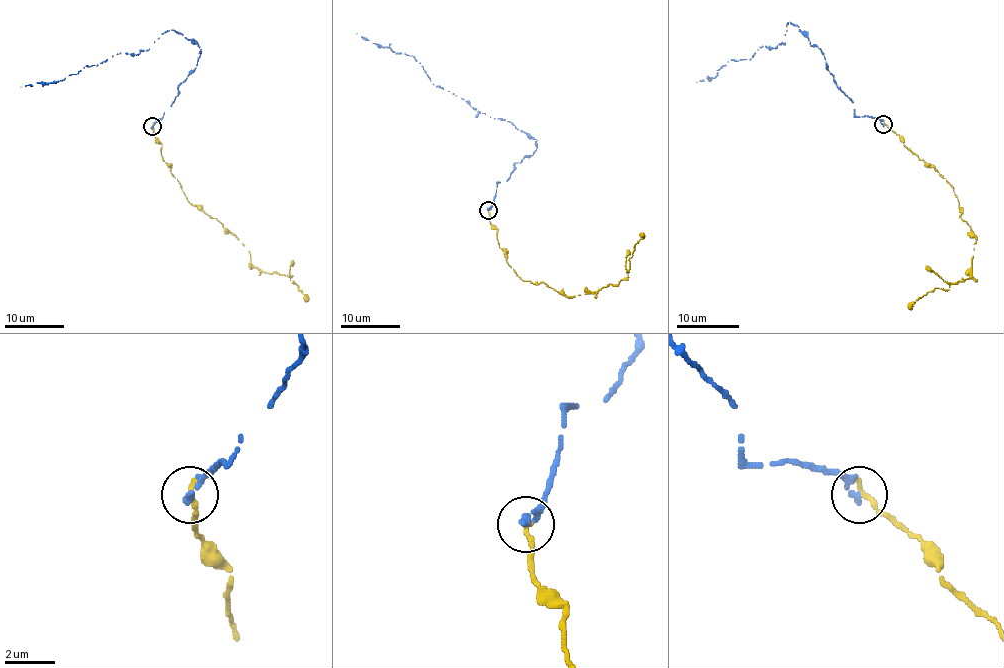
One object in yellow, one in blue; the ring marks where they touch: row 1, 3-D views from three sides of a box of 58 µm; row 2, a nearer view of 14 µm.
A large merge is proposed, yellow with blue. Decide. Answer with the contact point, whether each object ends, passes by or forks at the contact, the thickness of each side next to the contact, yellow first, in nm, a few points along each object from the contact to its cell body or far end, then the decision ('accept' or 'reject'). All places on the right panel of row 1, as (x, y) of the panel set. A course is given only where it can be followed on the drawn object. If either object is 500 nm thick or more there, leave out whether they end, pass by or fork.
place (883, 124); yellow ends; blue passes by; calibres 240 and 190 nm; course yellow (884, 124), (951, 188), (961, 218), (975, 236), (972, 272), (967, 279), (948, 290), (928, 291), (910, 310); course blue (884, 124), (854, 114), (820, 49), (790, 22), (776, 47), (696, 81); accept

